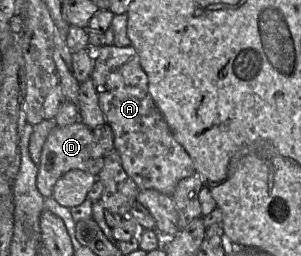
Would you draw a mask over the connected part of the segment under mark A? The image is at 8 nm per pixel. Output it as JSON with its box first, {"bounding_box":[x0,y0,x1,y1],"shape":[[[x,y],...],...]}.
{"bounding_box":[91,45,195,196],"shape":[[[105,45],[95,50],[94,59],[95,66],[91,79],[97,91],[105,121],[113,131],[114,150],[119,153],[125,172],[136,183],[139,190],[153,189],[172,196],[179,181],[193,175],[195,167],[188,153],[174,138],[151,97],[148,78],[141,67],[136,50],[131,45],[127,47]]]}

